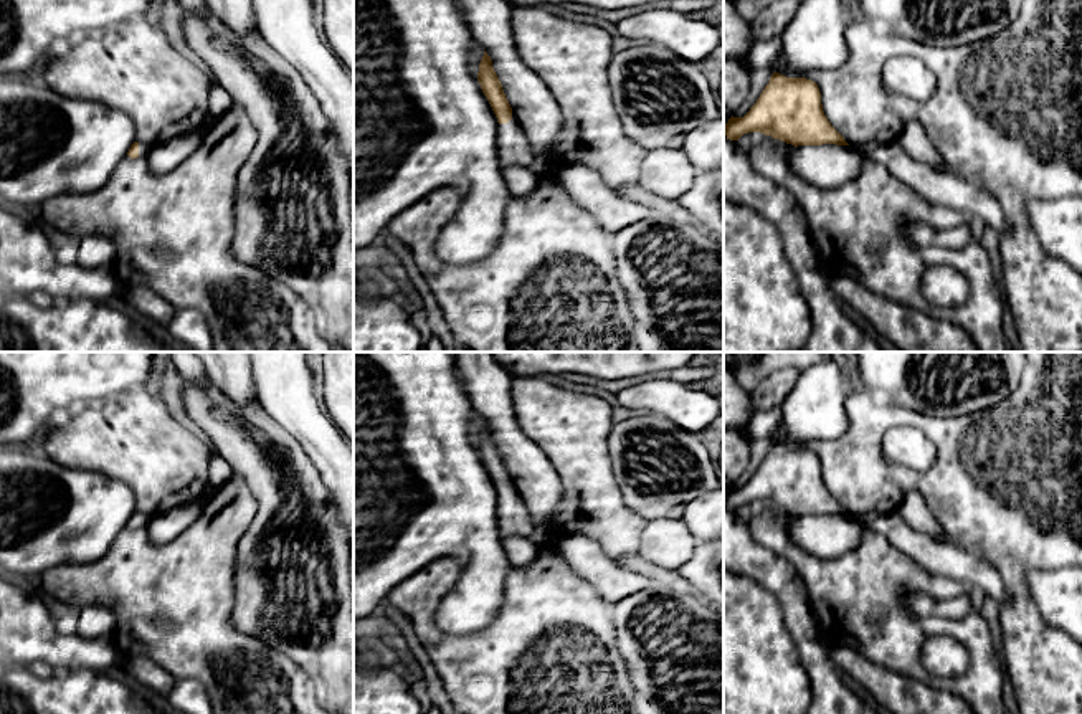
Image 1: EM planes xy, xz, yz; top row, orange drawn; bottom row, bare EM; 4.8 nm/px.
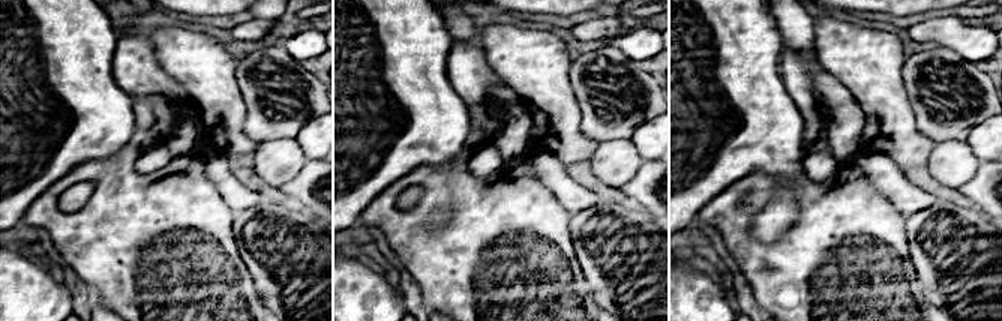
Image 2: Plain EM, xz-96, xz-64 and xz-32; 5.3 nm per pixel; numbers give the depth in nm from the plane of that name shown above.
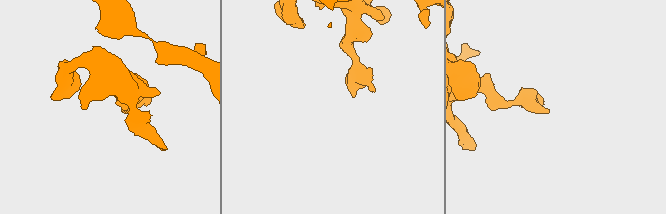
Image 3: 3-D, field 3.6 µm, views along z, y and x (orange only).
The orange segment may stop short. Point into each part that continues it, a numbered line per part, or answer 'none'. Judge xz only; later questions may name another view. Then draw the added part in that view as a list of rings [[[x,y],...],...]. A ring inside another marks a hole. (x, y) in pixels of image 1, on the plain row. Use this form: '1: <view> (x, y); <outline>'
1: xz (512, 514); [[[514,488],[499,494],[497,522],[501,540],[519,536],[530,539],[539,550],[552,545],[552,540],[535,529],[524,499]]]

